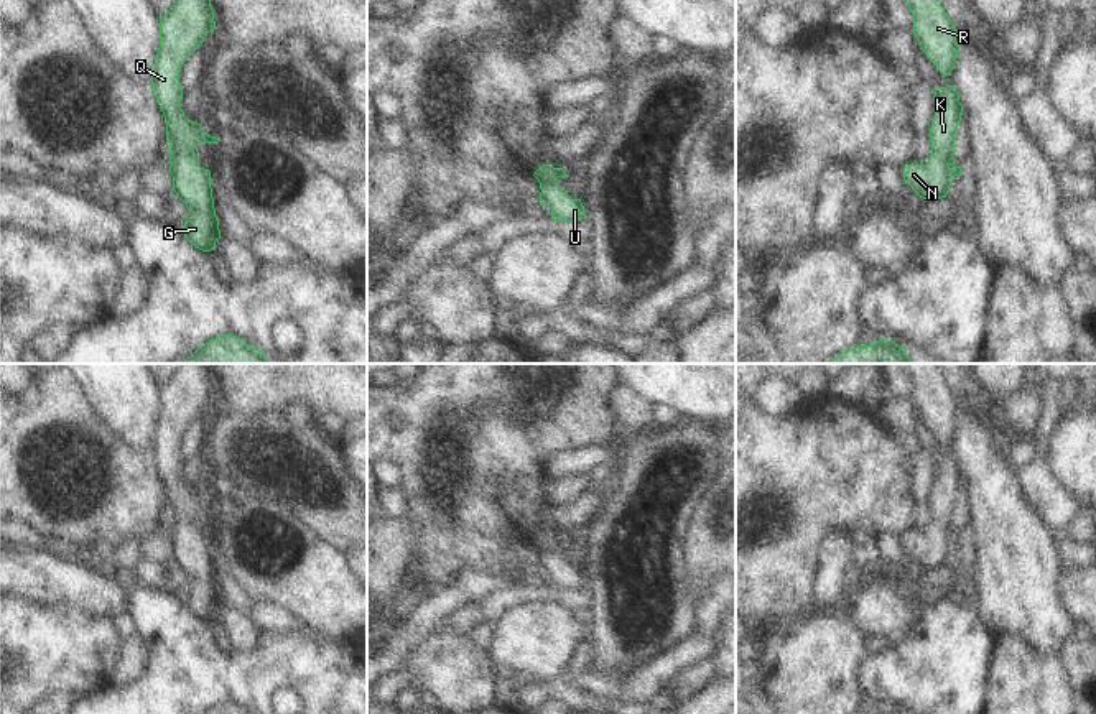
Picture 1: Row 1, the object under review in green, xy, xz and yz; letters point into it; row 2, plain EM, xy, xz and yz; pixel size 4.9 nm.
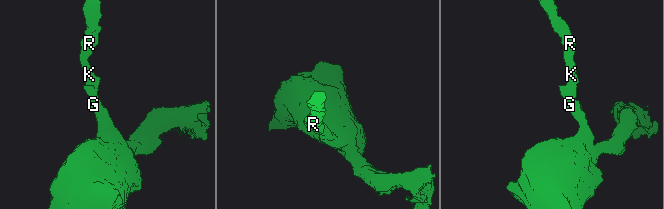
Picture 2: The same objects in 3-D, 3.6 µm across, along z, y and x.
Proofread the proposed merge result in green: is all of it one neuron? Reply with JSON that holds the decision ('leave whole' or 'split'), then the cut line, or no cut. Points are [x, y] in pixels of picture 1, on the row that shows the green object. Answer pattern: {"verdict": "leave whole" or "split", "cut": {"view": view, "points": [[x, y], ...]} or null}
{"verdict": "leave whole", "cut": null}

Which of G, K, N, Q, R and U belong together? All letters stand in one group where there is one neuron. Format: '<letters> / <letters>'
G K N Q R U

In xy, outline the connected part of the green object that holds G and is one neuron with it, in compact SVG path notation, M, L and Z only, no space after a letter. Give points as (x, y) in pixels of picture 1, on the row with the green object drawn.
M178 0L160 16L160 48L153 67L153 94L166 120L170 141L170 173L173 191L189 209L183 225L184 237L199 250L216 250L221 239L211 188L211 171L194 156L197 143L217 143L199 123L188 120L179 107L183 90L179 71L191 51L216 30L211 0Z

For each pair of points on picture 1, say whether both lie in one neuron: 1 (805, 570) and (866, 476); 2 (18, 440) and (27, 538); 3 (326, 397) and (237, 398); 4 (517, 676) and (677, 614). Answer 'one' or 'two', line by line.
1: one
2: two
3: one
4: two

